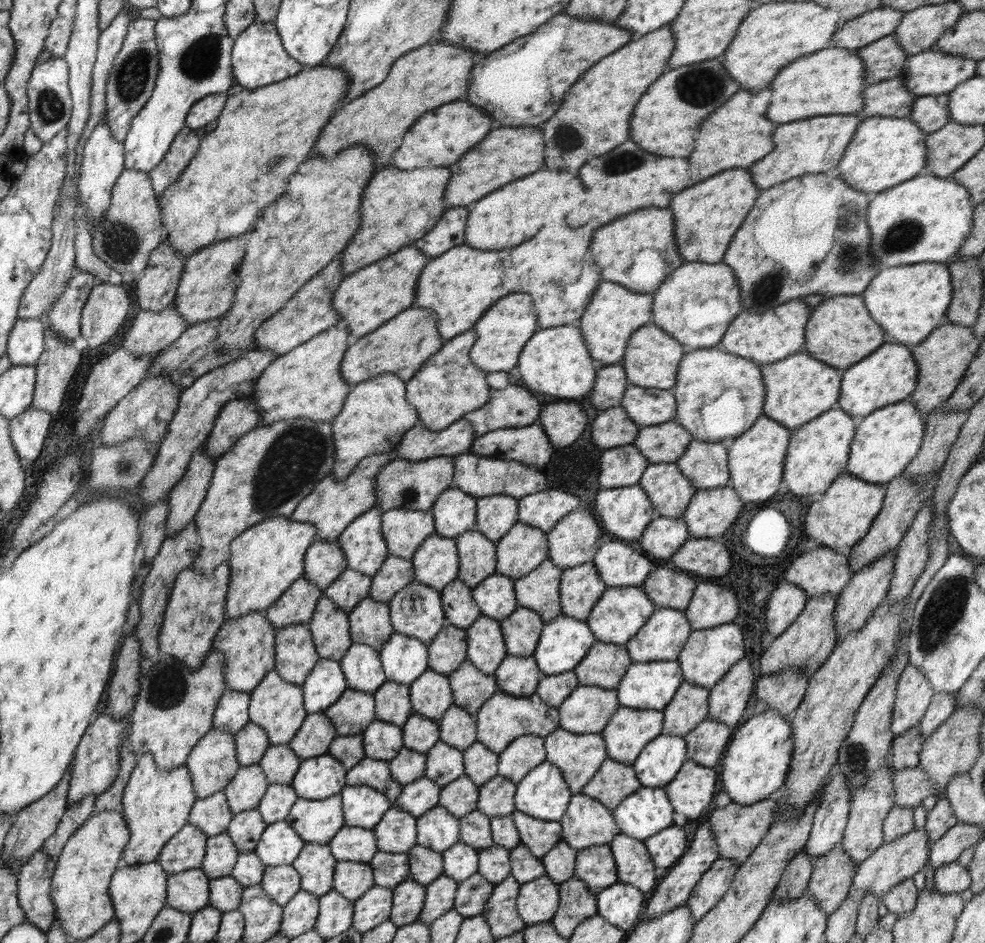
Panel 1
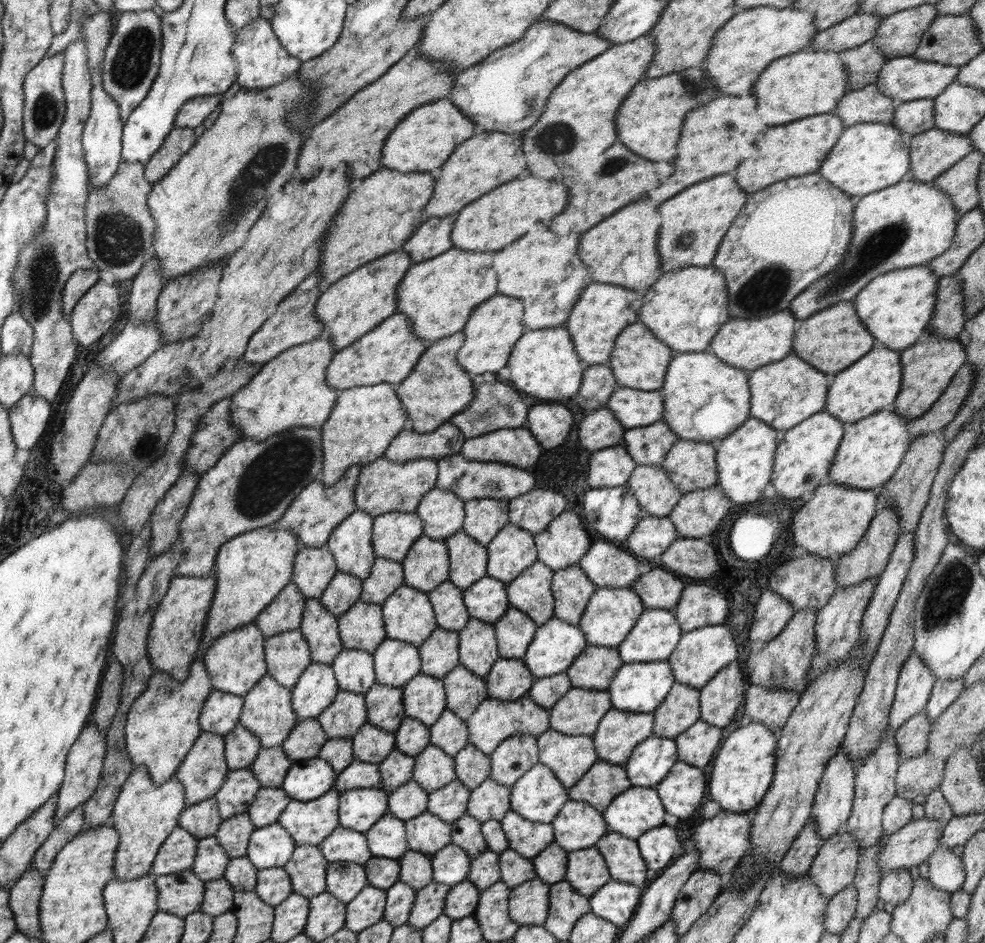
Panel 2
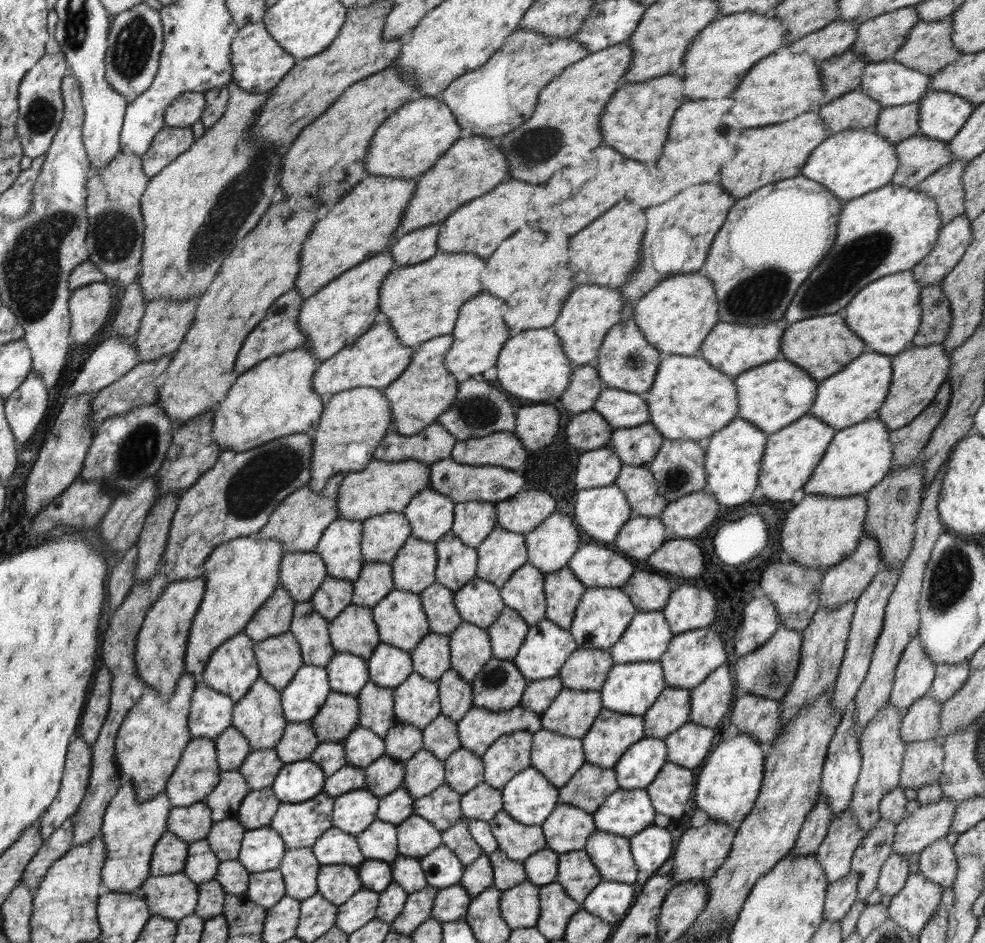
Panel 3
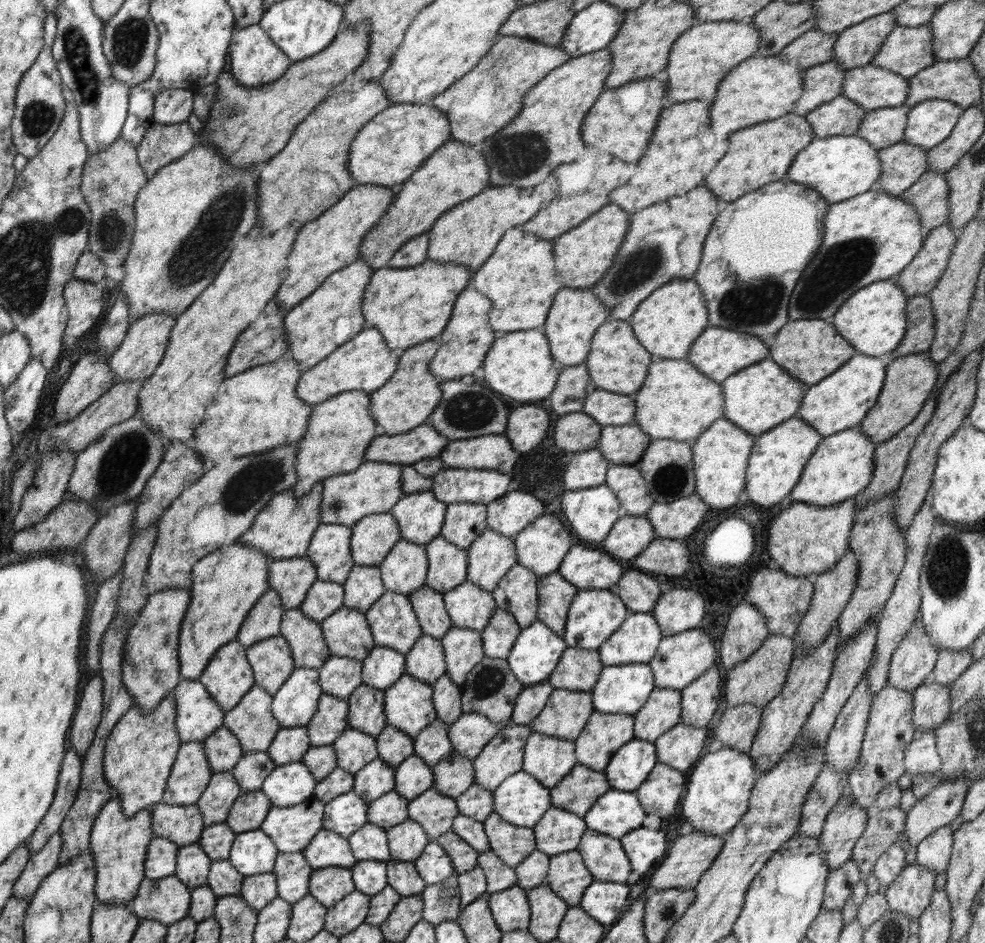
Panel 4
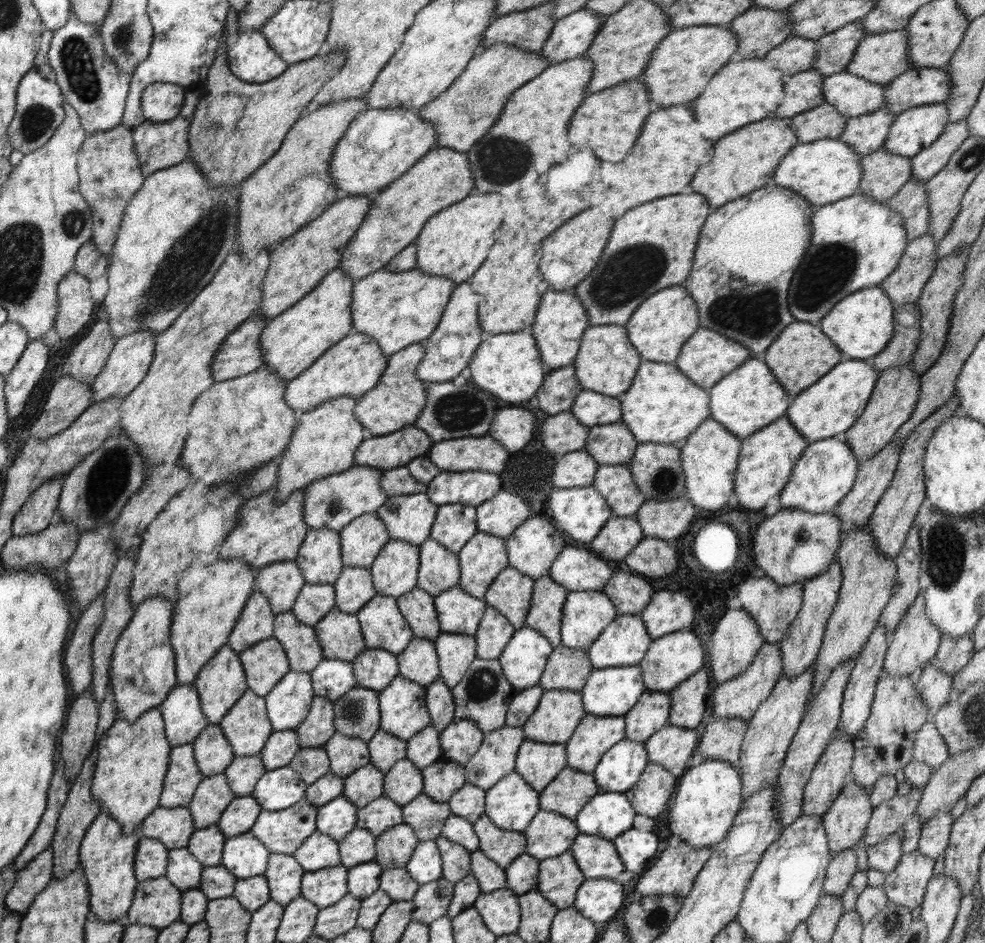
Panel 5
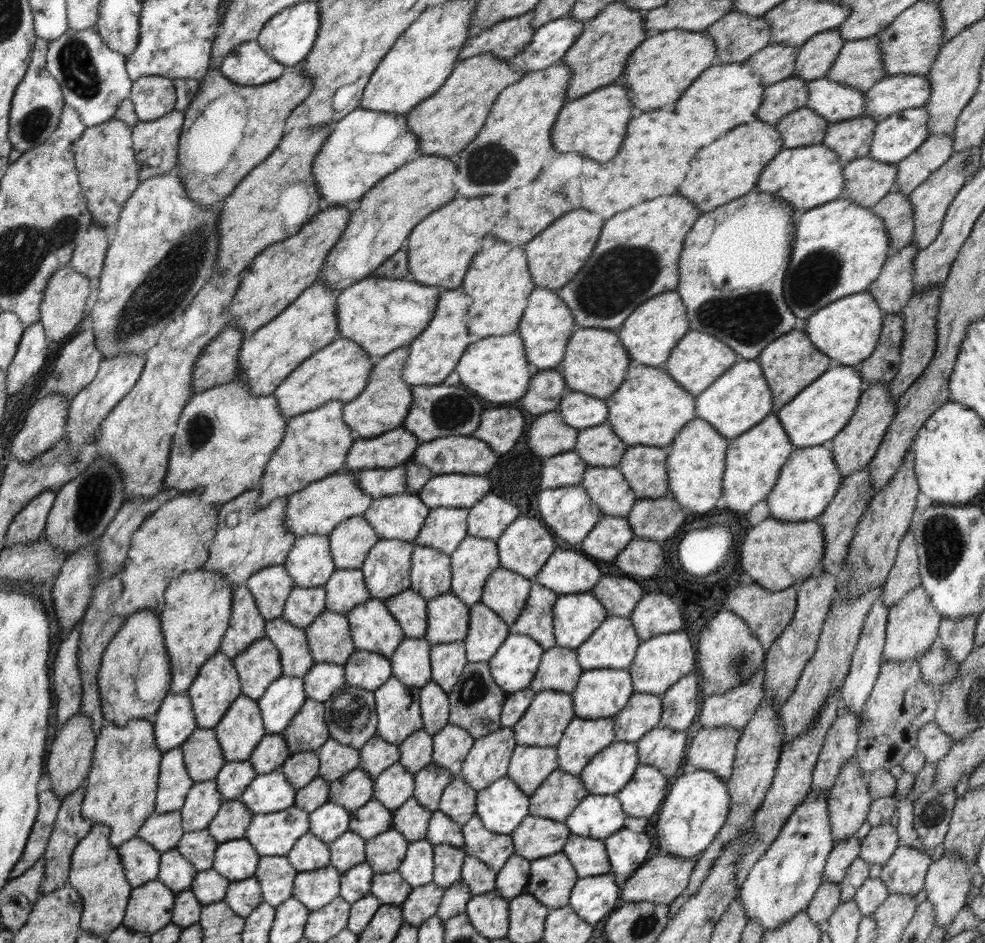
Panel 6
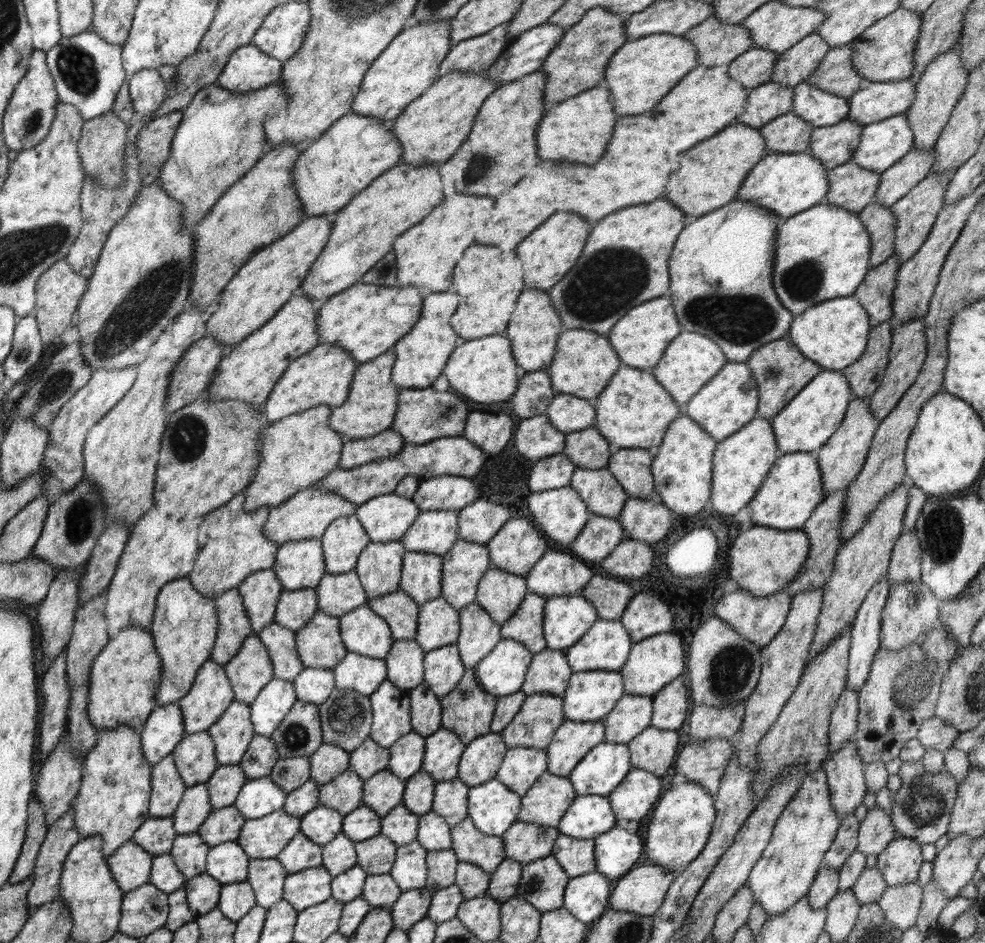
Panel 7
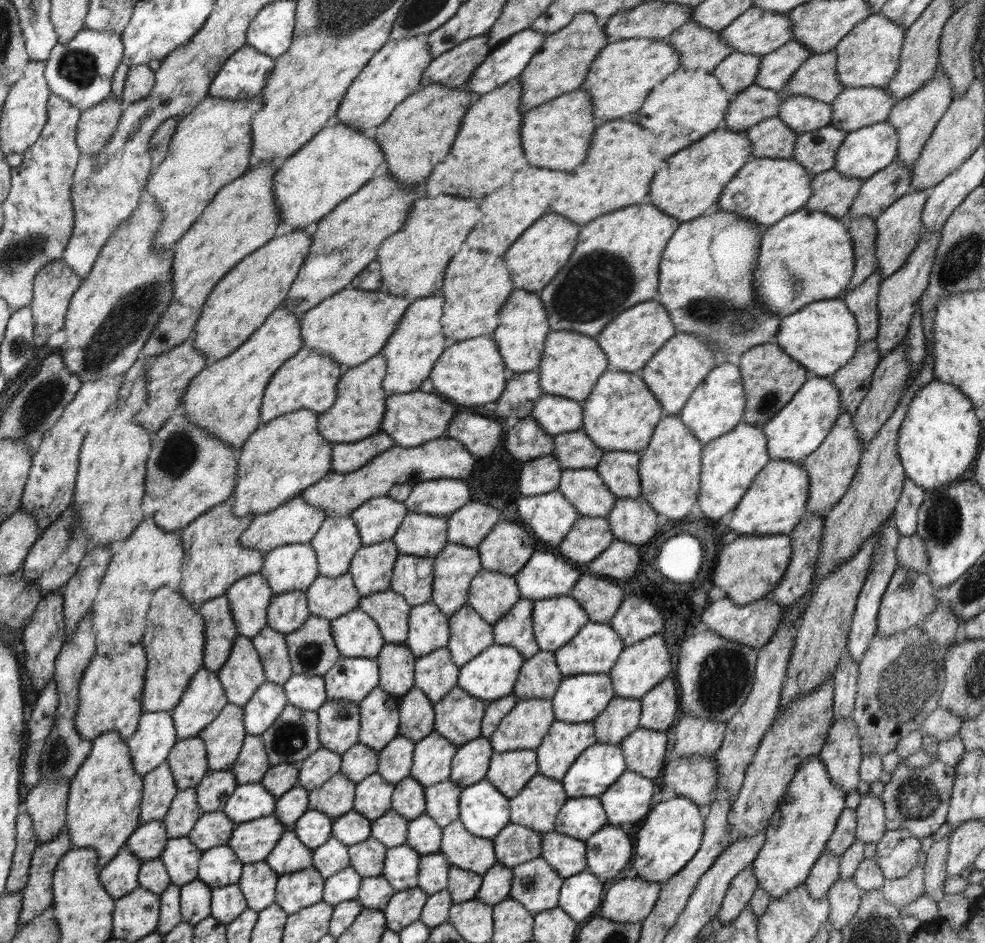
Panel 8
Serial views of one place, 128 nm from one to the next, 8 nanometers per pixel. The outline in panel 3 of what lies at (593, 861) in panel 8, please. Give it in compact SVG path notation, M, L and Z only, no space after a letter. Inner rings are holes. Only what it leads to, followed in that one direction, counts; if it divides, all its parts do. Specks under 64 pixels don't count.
M650 825L630 839L630 849L638 867L634 891L636 887L640 893L648 878L666 869L674 852L674 840L666 828Z

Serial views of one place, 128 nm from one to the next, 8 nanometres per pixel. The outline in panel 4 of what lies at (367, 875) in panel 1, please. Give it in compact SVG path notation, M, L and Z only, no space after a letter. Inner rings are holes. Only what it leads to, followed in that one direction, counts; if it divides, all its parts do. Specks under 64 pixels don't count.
M324 867L313 869L308 882L310 893L326 907L334 906L348 896L354 888L354 879L349 867Z

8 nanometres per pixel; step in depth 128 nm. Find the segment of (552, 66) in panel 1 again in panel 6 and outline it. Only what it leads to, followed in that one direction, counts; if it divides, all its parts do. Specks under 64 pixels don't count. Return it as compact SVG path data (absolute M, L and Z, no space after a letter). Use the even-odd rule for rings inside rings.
M492 52L459 61L446 83L430 99L418 104L406 114L411 132L419 137L418 152L456 159L459 152L475 140L492 111L498 96L512 84L517 84L527 72L498 59Z

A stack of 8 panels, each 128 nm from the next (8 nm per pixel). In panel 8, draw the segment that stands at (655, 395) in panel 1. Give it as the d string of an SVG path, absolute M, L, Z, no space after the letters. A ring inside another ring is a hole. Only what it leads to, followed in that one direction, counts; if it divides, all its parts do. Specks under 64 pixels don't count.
M544 394L535 403L531 415L547 433L558 435L582 428L582 402Z

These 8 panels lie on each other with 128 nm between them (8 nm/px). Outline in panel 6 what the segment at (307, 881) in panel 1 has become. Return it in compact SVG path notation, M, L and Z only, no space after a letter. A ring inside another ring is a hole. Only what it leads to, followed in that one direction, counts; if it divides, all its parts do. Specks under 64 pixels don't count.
M261 856L254 877L260 883L264 901L277 907L292 898L296 874L298 869L285 856Z

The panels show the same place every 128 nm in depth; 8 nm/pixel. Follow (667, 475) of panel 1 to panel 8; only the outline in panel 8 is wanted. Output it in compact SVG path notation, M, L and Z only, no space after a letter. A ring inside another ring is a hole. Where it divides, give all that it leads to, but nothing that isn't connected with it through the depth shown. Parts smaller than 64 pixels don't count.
M563 469L558 489L578 513L589 517L607 518L619 499L596 469Z

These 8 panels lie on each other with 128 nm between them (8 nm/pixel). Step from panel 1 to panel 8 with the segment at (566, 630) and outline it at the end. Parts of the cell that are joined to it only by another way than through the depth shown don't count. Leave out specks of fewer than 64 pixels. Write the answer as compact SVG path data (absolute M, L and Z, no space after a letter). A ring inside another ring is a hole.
M494 643L478 656L474 656L470 662L460 667L457 686L468 692L471 696L480 698L485 702L513 695L524 661L522 653L518 649L510 645Z

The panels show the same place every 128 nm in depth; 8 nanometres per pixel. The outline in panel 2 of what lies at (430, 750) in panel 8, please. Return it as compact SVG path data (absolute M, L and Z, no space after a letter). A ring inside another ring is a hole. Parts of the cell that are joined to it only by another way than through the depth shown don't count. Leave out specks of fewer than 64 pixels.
M528 695L513 701L498 699L486 699L478 705L478 708L466 718L468 725L468 742L484 754L490 755L502 740L518 734L530 734L540 736L542 732L550 729L550 713L544 707L536 704Z

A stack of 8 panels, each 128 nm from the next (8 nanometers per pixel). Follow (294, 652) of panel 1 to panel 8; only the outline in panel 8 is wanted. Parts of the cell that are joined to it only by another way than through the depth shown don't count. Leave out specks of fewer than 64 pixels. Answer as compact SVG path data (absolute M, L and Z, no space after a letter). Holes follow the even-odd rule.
M238 635L234 640L234 646L228 656L228 660L217 671L217 676L225 689L228 703L243 707L250 698L258 691L258 688L267 682L264 674L264 667L258 655L258 649L254 647L252 638Z

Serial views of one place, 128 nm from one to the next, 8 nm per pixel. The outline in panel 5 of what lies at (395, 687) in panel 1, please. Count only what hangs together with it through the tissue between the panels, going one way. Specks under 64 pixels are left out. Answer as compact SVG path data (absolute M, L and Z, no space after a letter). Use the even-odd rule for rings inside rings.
M356 686L334 700L334 727L348 737L368 742L380 730L381 712L378 692Z

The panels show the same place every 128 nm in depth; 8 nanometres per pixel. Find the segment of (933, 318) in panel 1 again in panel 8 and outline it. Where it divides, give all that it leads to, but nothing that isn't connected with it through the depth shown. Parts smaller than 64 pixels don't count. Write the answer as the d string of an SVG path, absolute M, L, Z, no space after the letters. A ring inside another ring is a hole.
M844 298L819 300L782 317L778 334L771 343L778 344L792 359L804 365L811 376L830 377L857 352L858 323Z

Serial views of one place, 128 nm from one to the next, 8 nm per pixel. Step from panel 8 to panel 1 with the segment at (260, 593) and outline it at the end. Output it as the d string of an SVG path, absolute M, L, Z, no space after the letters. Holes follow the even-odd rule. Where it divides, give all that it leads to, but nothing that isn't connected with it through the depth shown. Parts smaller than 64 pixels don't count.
M315 540L305 555L303 577L324 591L347 570L348 562L338 540Z

